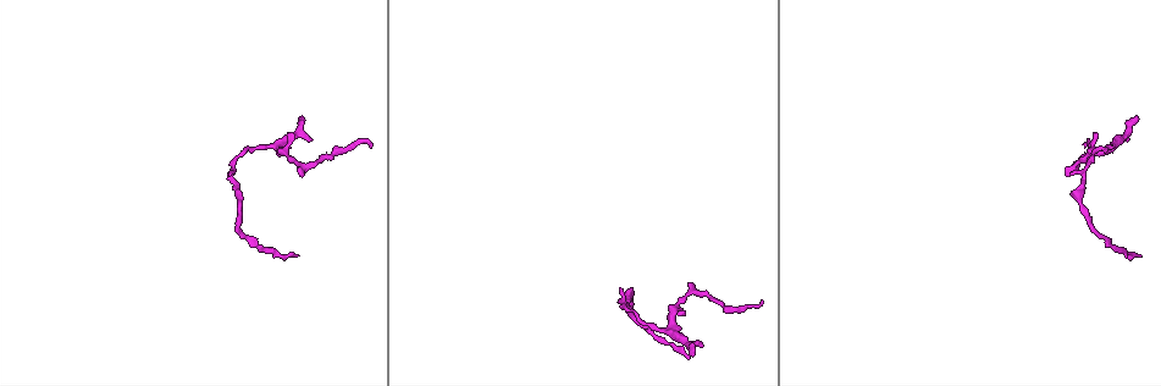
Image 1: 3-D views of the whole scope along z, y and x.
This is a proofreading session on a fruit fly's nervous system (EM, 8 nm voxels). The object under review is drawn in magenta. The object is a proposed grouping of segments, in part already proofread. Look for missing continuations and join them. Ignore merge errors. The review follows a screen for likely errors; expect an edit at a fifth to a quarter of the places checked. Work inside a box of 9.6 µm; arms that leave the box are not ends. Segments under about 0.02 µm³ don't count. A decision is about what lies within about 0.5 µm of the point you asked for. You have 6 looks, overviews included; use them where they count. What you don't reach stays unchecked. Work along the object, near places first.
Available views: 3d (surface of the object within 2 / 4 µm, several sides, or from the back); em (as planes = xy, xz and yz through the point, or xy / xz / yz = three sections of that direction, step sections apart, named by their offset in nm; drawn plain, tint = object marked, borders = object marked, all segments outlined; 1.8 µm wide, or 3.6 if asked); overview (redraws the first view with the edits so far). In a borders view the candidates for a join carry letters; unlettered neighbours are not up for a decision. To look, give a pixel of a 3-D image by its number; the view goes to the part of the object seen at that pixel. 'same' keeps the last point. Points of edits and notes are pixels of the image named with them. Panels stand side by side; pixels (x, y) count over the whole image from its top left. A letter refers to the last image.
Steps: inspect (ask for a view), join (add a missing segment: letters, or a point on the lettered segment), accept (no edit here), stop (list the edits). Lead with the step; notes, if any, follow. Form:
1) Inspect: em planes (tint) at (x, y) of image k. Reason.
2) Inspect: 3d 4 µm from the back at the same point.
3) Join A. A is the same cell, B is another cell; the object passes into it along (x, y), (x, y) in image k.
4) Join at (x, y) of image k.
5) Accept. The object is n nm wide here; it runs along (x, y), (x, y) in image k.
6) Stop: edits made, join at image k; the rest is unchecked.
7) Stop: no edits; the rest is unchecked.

Inspect: em planes (borders) at (1141, 257) of image 1. End of a long branch.

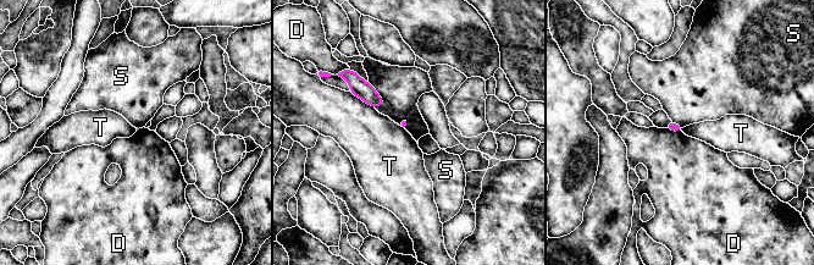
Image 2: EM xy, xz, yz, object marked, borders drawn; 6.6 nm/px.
Accept. The longest contact is with T, 200 nm; D, S and T are other cells; a border runs along (367, 82), (382, 99), (382, 106) in image 2; no lettered segment goes on from it.

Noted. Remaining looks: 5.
Inspect: 3d 4 µm at (694, 293) of image 1. Abrupt turn.

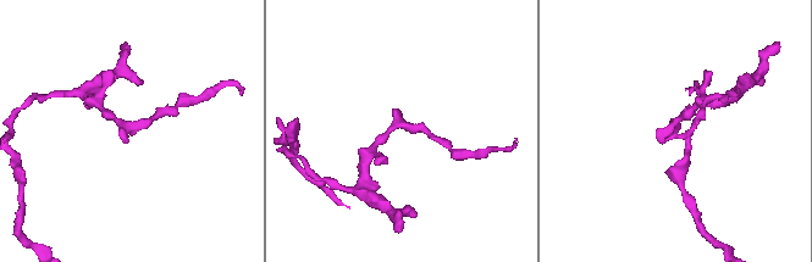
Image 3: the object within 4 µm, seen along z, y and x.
Inspect: em xz step 8 (tint) at (401, 125) of image 3.

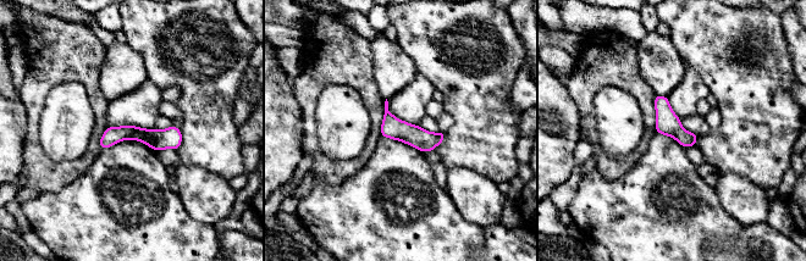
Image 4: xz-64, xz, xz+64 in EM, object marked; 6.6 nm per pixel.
Inspect: em xz step 8 (borders) at the same point.

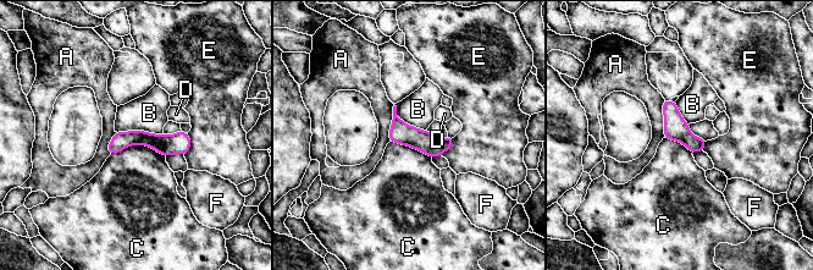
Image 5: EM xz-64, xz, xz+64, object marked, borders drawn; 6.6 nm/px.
Accept. A, B, C, D, E and F are other cells; it runs along (187, 144), (126, 138), (111, 149) in image 5; none of them fits.

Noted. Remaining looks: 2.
Stop: no edits; the rest is unchecked.

